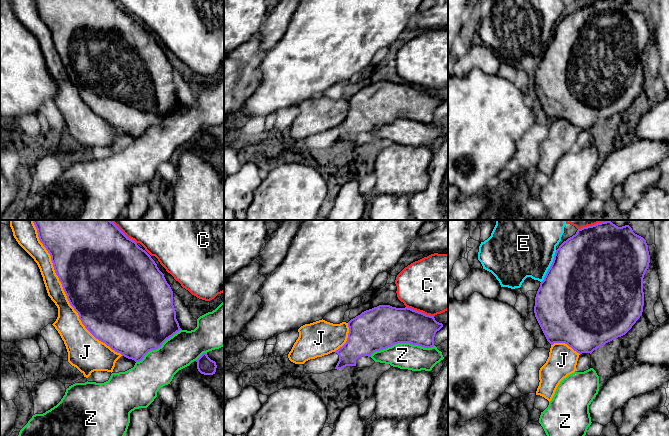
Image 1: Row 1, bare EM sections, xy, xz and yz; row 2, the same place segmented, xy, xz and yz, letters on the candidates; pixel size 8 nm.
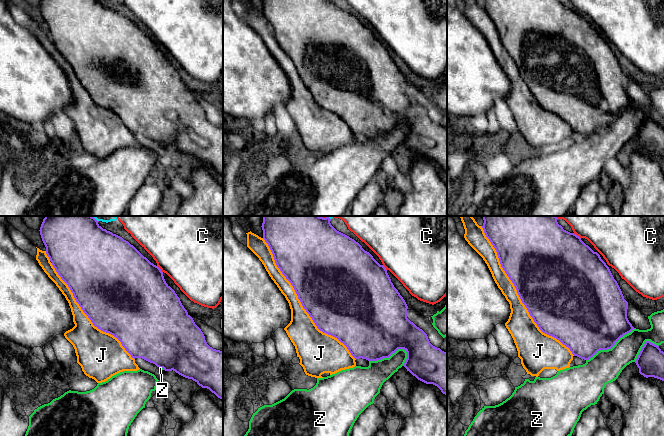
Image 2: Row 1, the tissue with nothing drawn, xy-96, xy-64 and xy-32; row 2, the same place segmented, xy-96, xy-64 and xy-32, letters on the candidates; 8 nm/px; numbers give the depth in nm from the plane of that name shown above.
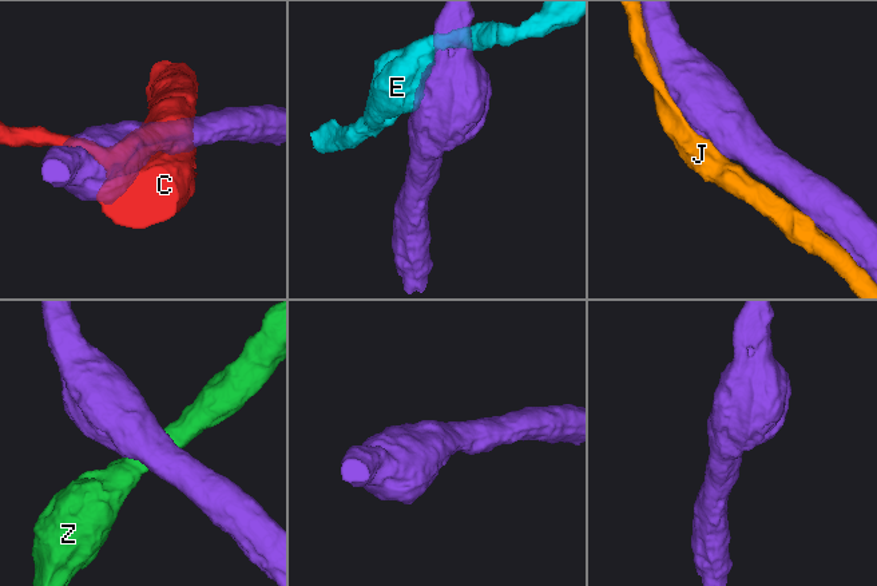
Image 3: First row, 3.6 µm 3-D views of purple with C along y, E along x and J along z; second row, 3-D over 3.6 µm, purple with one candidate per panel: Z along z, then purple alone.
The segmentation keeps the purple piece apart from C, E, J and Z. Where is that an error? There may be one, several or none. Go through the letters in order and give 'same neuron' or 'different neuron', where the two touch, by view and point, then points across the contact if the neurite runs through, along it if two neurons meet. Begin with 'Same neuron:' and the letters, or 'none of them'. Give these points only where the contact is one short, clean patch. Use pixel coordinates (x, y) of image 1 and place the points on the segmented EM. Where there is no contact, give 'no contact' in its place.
Same neuron: J
C: different neuron; meets purple in xz at (420, 312)
E: different neuron; meets purple in yz at (550, 266)
J: same neuron; meets purple in xy at (64, 291)
Z: different neuron; meets purple in xz at (401, 342)

